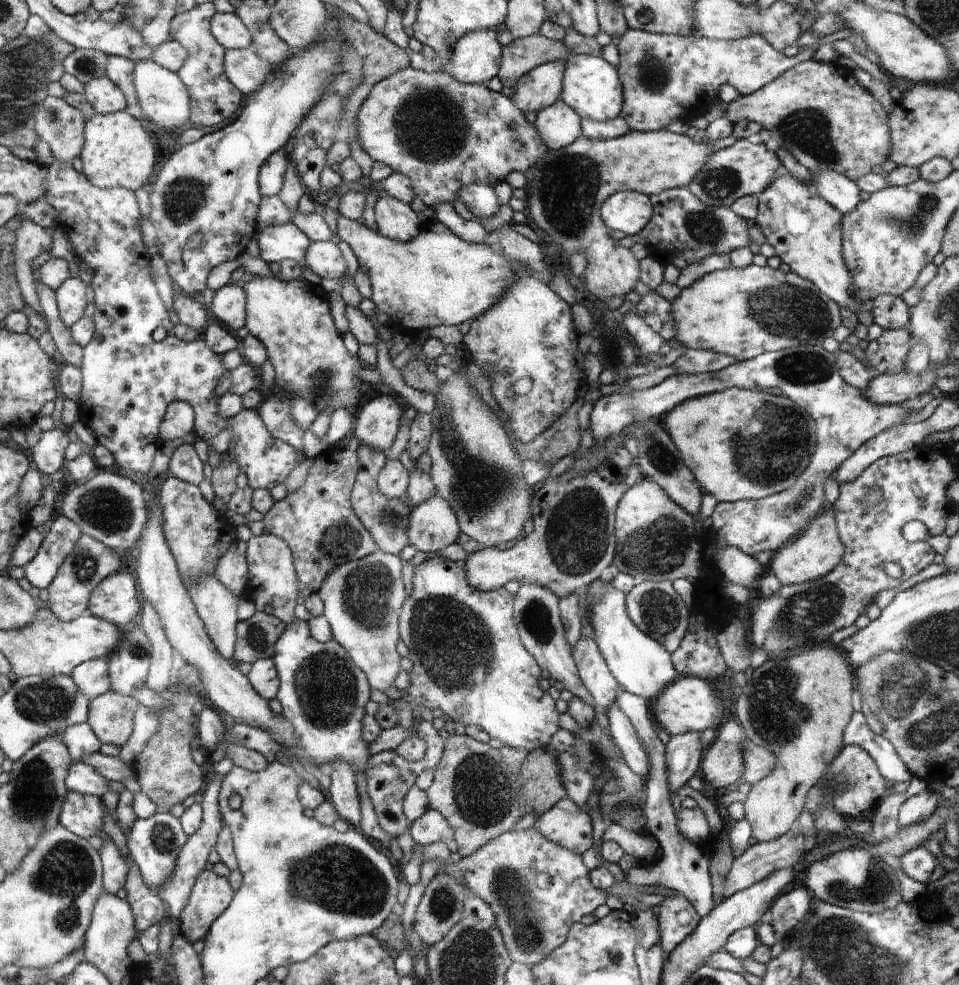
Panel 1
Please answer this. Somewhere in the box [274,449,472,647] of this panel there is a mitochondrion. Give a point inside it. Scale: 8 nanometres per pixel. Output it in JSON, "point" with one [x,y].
{"point":[366,589]}

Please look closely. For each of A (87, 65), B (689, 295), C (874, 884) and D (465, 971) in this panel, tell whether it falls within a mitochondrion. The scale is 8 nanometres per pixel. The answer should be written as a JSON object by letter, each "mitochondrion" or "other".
{"A":"mitochondrion","B":"other","C":"mitochondrion","D":"mitochondrion"}

